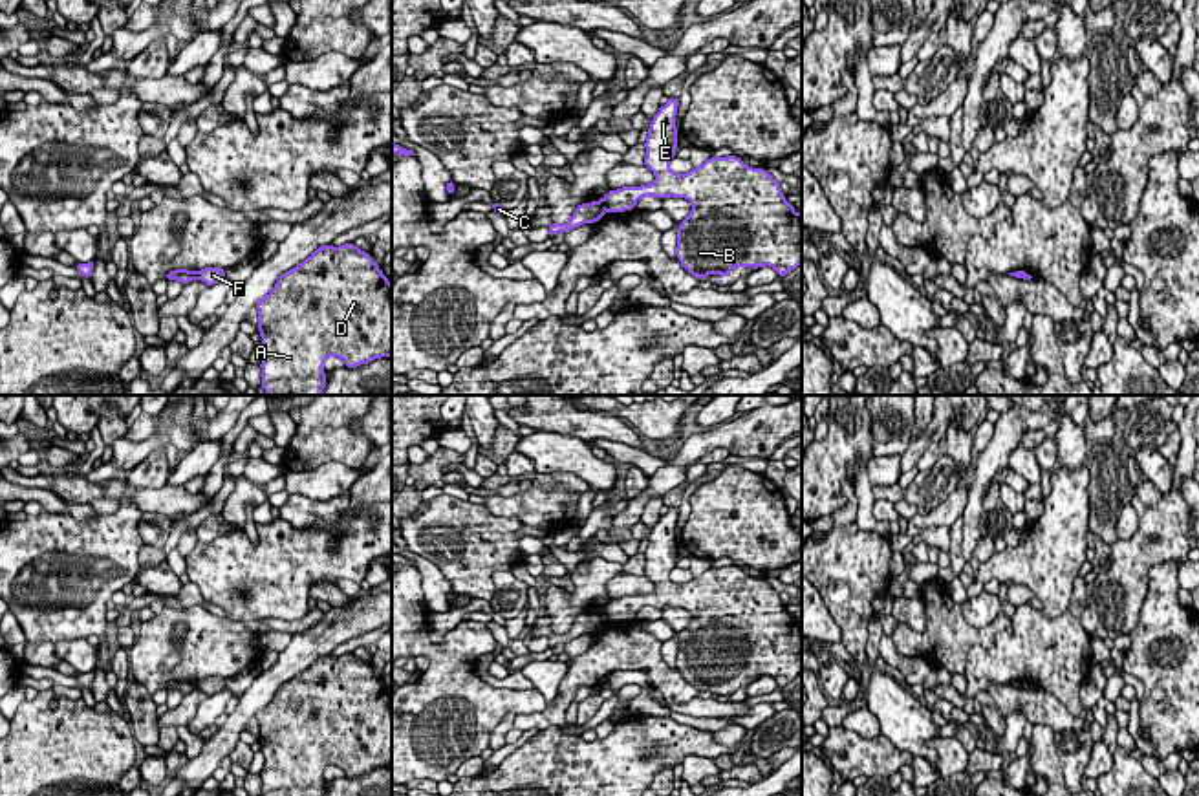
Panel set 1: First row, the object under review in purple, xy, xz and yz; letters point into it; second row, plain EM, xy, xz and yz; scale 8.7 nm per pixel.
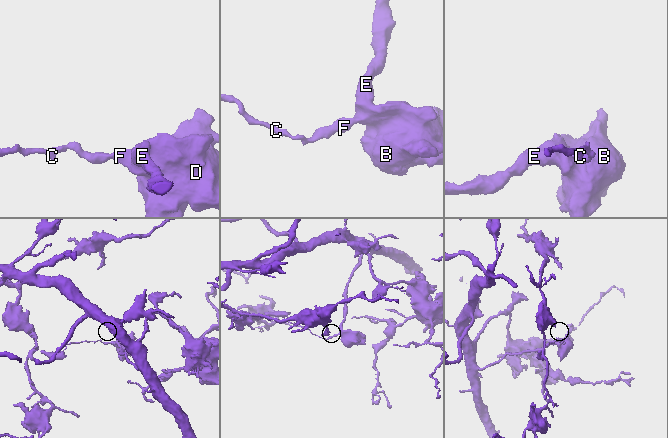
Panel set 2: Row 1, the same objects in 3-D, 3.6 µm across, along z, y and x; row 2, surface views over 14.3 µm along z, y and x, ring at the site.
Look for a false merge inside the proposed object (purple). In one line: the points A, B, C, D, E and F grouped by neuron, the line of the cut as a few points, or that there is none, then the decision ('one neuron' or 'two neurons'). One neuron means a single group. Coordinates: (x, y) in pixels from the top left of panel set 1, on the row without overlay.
A B D E F / C; cut in xz along (601, 610), (610, 619); two neurons

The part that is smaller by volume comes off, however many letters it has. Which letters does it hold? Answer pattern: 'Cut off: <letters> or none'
Cut off: C

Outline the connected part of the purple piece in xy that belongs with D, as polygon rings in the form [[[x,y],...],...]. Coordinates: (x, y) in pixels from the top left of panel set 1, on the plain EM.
[[[351,651],[319,657],[302,673],[282,683],[254,717],[264,754],[260,796],[326,796],[328,767],[340,767],[346,778],[392,769],[392,694],[372,664]]]

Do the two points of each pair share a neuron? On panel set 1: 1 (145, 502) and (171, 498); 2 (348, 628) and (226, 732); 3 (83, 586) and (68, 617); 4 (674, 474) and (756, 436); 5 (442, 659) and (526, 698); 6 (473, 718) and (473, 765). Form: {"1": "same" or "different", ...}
{"1": "same", "2": "same", "3": "same", "4": "same", "5": "same", "6": "different"}

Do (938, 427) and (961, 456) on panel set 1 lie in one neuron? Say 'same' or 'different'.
different

